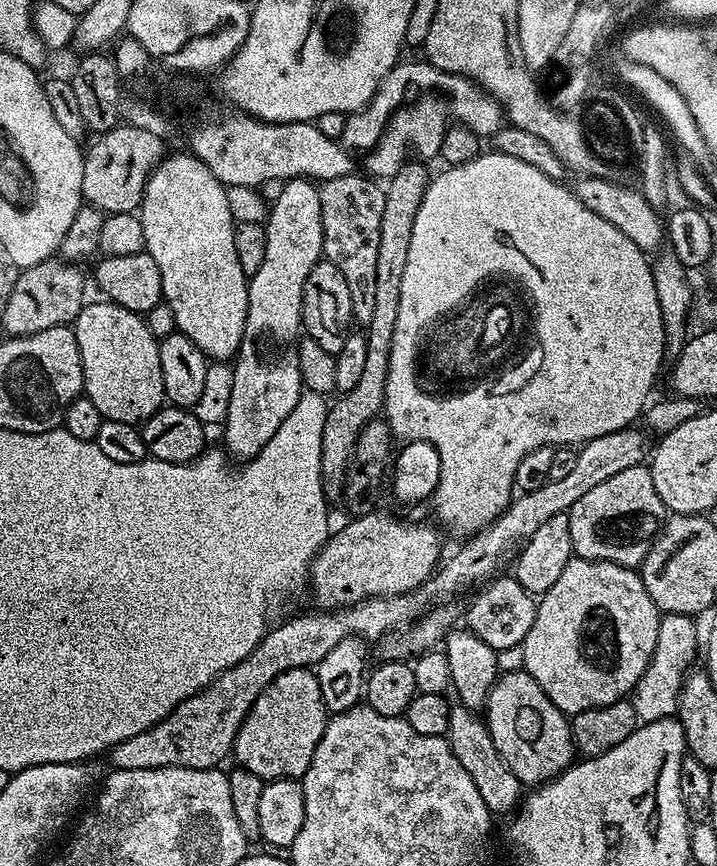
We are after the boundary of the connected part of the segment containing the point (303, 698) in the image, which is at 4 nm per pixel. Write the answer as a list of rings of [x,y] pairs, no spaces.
[[[287,668],[258,694],[242,722],[231,755],[239,767],[264,781],[302,778],[330,719],[321,687],[312,668]]]

